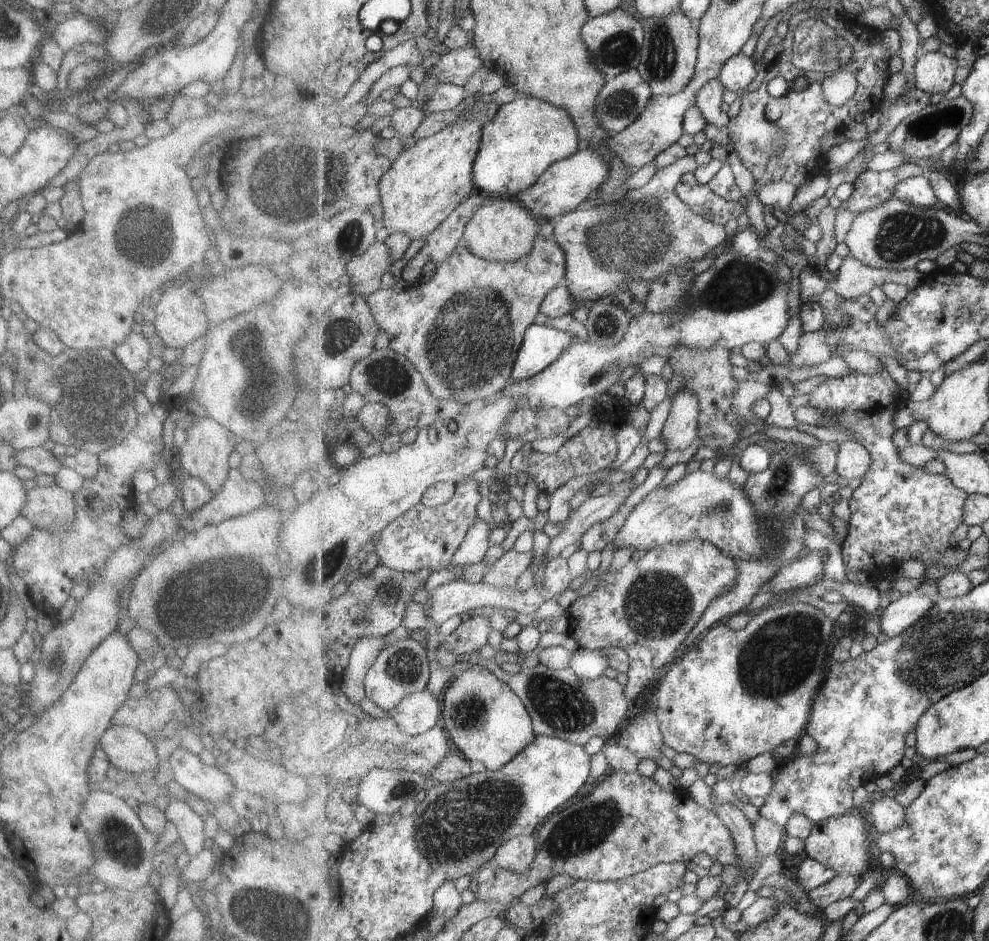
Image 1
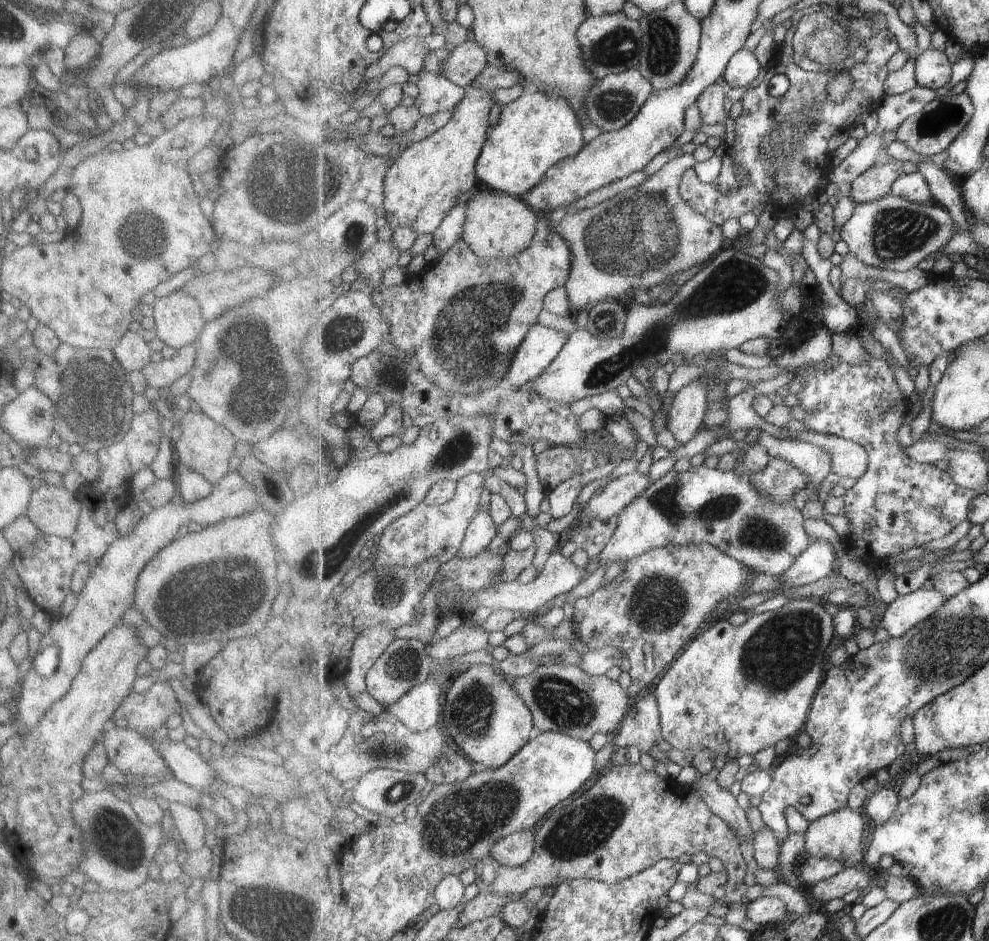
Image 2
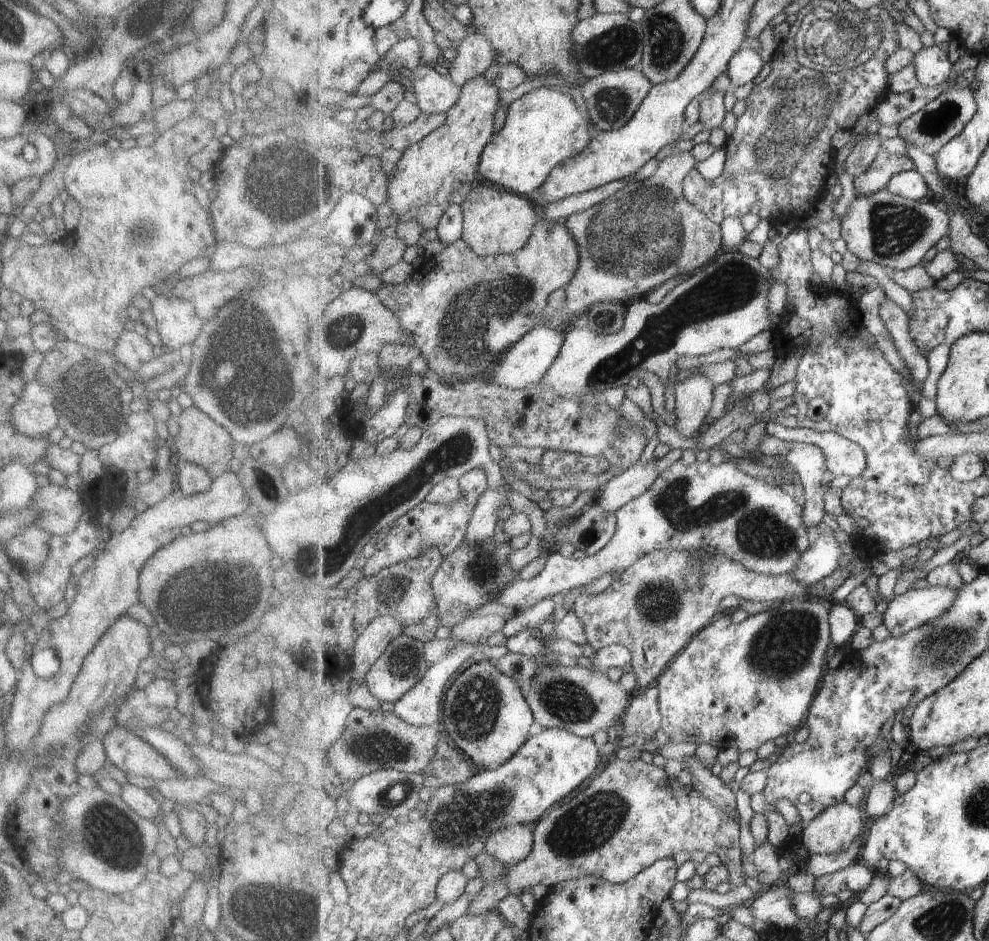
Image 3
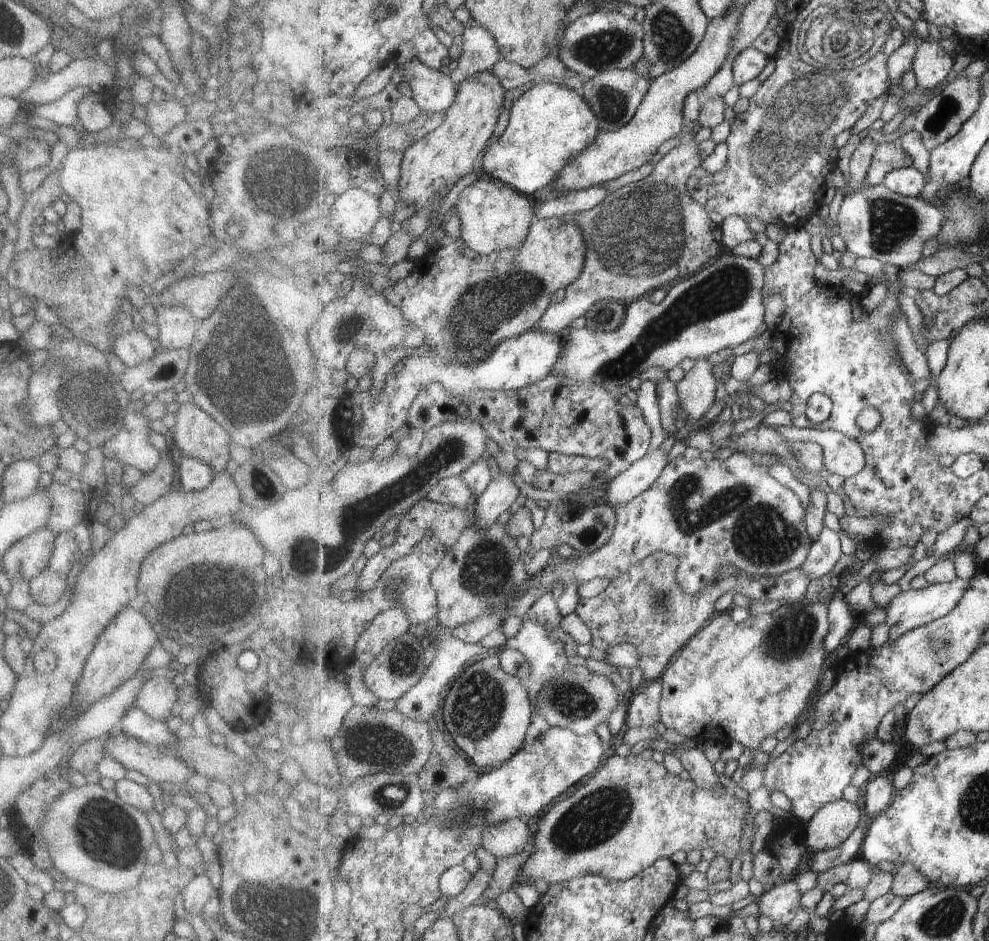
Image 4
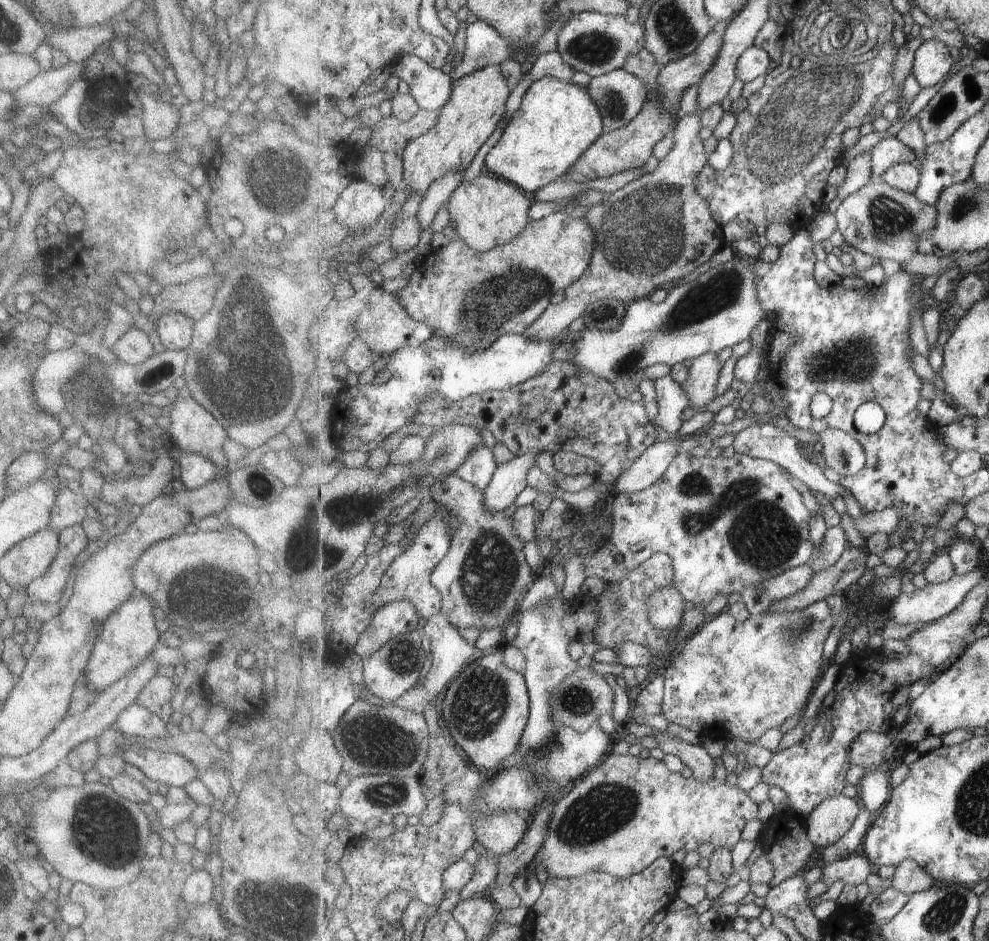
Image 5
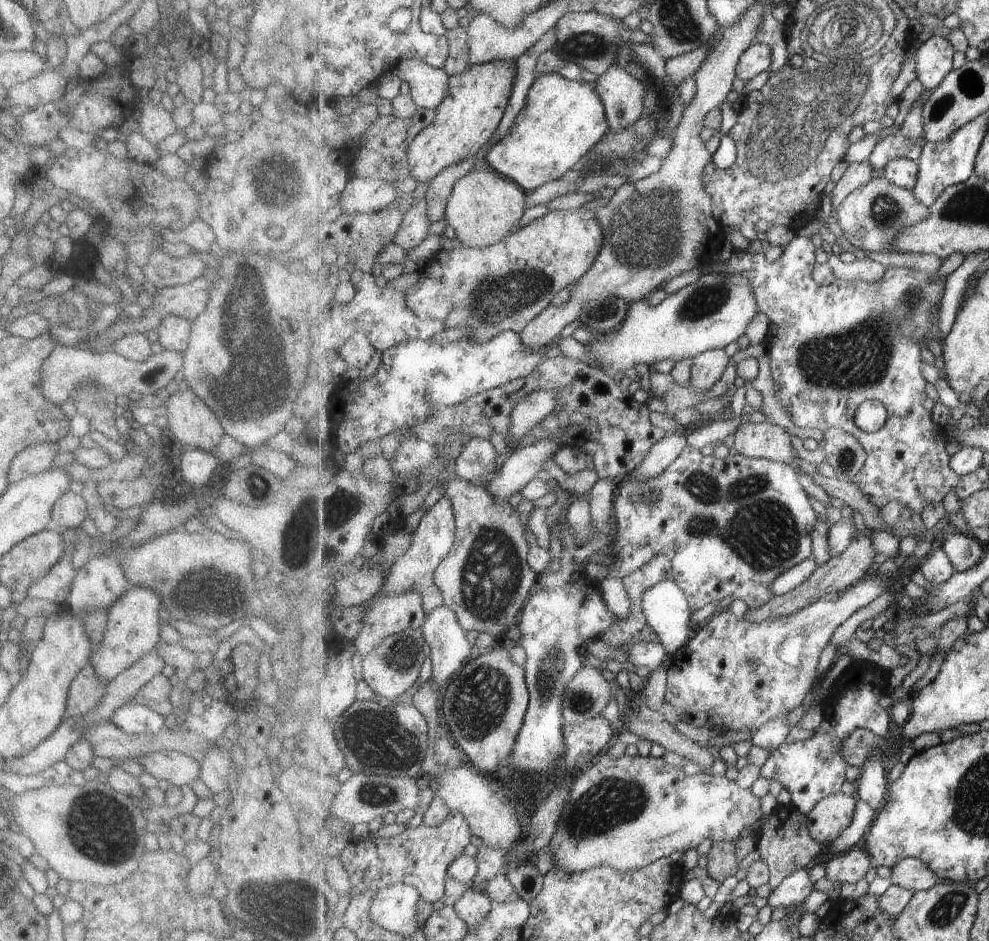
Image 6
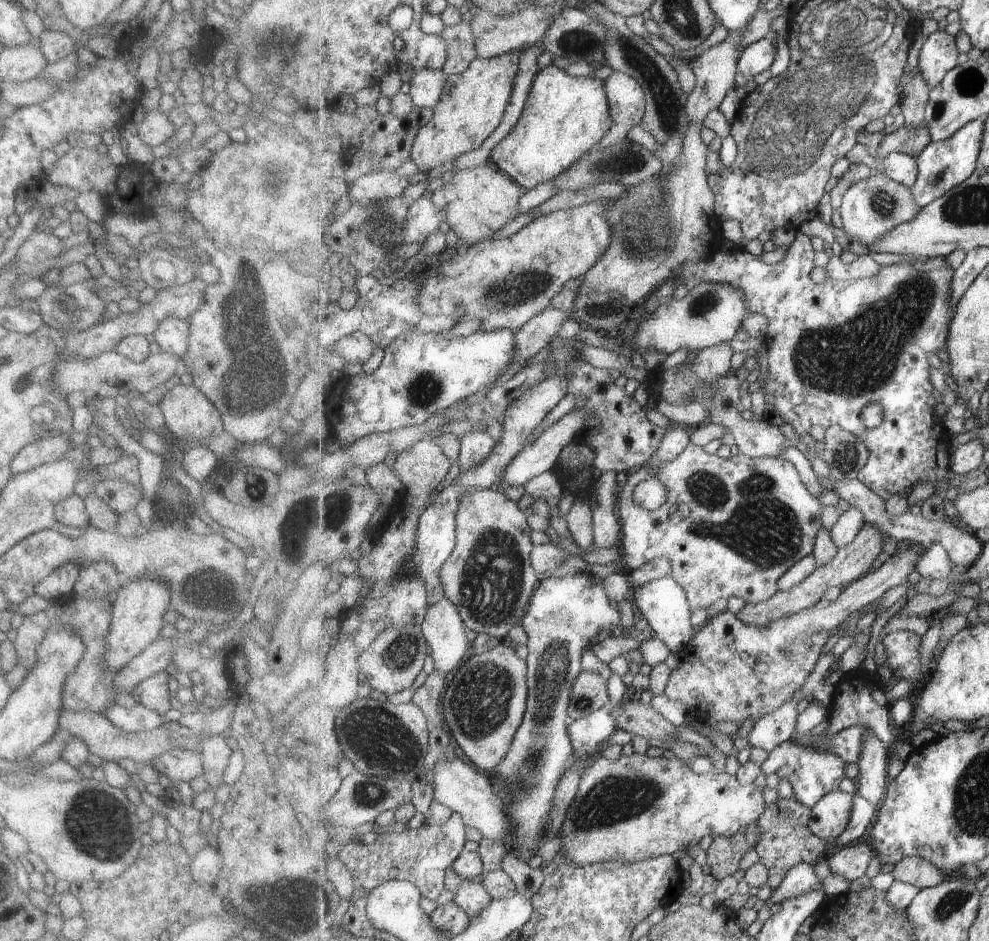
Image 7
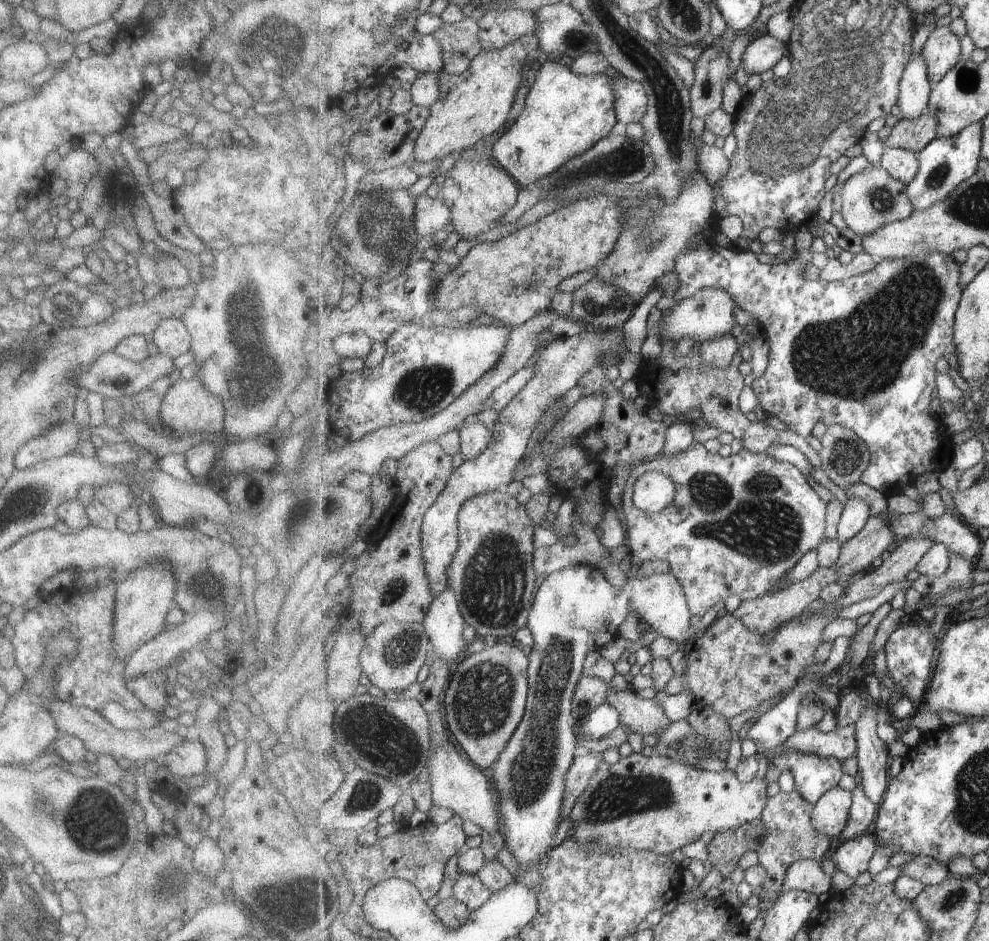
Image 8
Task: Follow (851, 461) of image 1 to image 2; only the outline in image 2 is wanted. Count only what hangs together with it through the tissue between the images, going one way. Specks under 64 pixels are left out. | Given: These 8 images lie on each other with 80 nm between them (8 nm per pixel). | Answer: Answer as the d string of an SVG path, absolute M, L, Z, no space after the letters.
M809 431L799 433L797 440L807 441L827 450L832 456L832 468L839 477L849 476L859 480L868 471L868 449L857 441Z

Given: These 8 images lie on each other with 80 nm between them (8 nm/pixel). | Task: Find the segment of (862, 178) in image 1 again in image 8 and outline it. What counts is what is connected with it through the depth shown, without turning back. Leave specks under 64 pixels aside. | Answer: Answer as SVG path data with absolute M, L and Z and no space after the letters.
M933 113L924 114L921 118L901 118L894 126L891 136L885 140L887 147L907 149L920 153L937 136L940 126L939 118Z

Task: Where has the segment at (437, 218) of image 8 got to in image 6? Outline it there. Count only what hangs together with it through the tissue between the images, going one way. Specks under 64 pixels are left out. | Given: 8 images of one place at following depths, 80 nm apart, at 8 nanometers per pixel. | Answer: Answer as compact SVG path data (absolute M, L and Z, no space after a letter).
M425 196L417 201L417 205L404 212L402 225L396 232L393 242L410 252L427 238L429 228L431 222L428 219L428 202Z

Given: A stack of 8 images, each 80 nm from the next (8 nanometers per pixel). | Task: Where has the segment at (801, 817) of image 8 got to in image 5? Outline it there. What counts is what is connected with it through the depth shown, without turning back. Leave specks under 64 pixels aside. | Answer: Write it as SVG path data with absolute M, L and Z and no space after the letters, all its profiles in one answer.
M788 808L778 809L776 815L763 829L760 840L763 852L770 856L776 870L775 878L769 884L770 887L777 886L783 881L801 874L806 870L805 866L815 852L815 845L808 837L804 820L790 812Z

